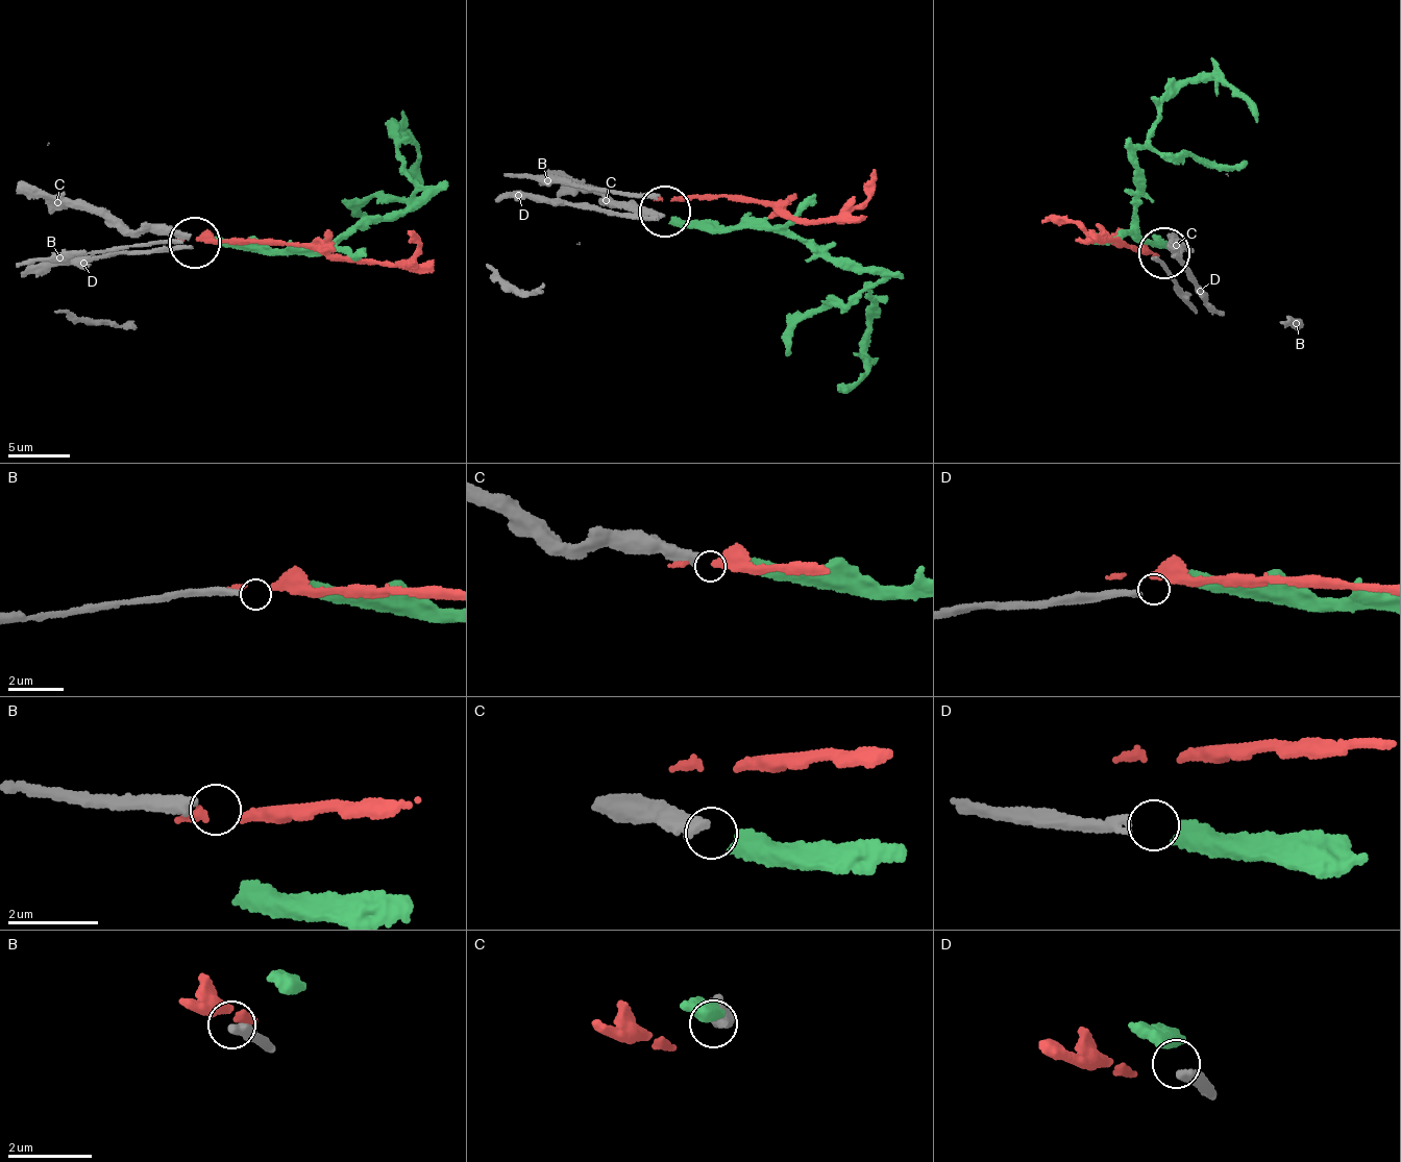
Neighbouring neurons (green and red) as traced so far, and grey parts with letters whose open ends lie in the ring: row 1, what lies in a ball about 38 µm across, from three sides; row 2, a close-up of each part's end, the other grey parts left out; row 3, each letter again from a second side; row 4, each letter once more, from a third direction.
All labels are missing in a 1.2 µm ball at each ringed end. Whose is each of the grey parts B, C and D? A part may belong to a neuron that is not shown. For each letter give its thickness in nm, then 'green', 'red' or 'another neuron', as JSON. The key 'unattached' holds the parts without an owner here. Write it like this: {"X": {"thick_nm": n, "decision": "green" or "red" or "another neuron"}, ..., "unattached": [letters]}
{"B": {"thick_nm": 260, "decision": "another neuron"}, "C": {"thick_nm": 320, "decision": "green"}, "D": {"thick_nm": 240, "decision": "another neuron"}, "unattached": ["B", "D"]}

